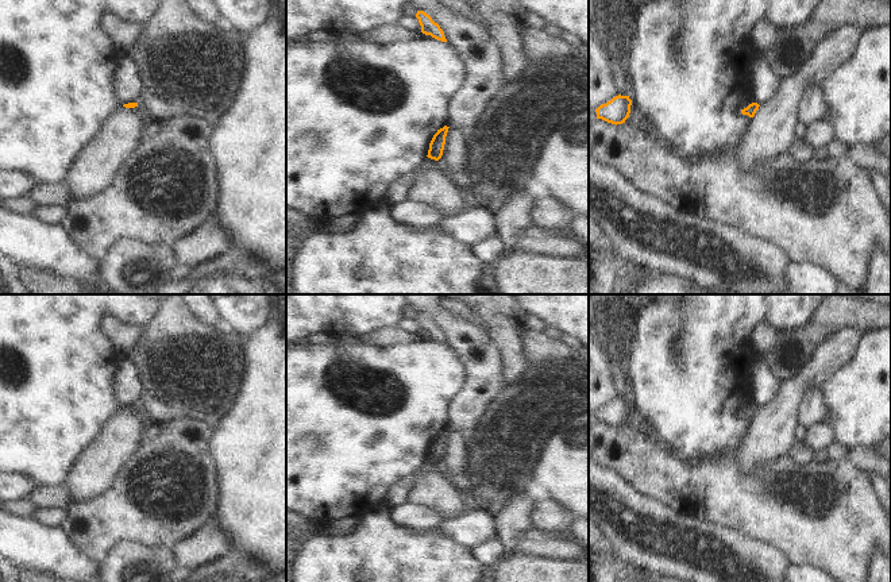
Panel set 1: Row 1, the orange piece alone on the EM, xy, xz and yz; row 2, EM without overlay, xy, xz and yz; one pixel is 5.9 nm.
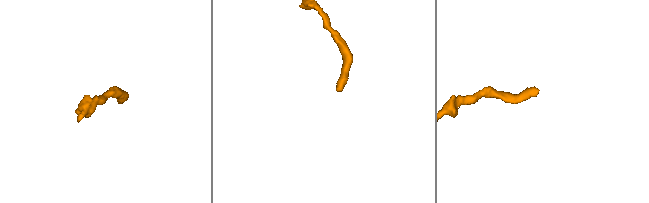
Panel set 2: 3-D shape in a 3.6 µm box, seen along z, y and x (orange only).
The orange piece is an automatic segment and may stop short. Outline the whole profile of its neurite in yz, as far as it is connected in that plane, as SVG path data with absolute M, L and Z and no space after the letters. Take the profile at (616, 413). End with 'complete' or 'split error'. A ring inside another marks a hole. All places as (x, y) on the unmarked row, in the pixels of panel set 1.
M616 398L606 406L599 408L597 415L597 421L602 421L612 427L622 427L629 420L632 402L629 398Z; complete

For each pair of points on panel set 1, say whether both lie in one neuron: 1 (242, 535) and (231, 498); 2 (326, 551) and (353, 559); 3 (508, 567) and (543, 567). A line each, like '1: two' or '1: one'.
1: one
2: one
3: one

